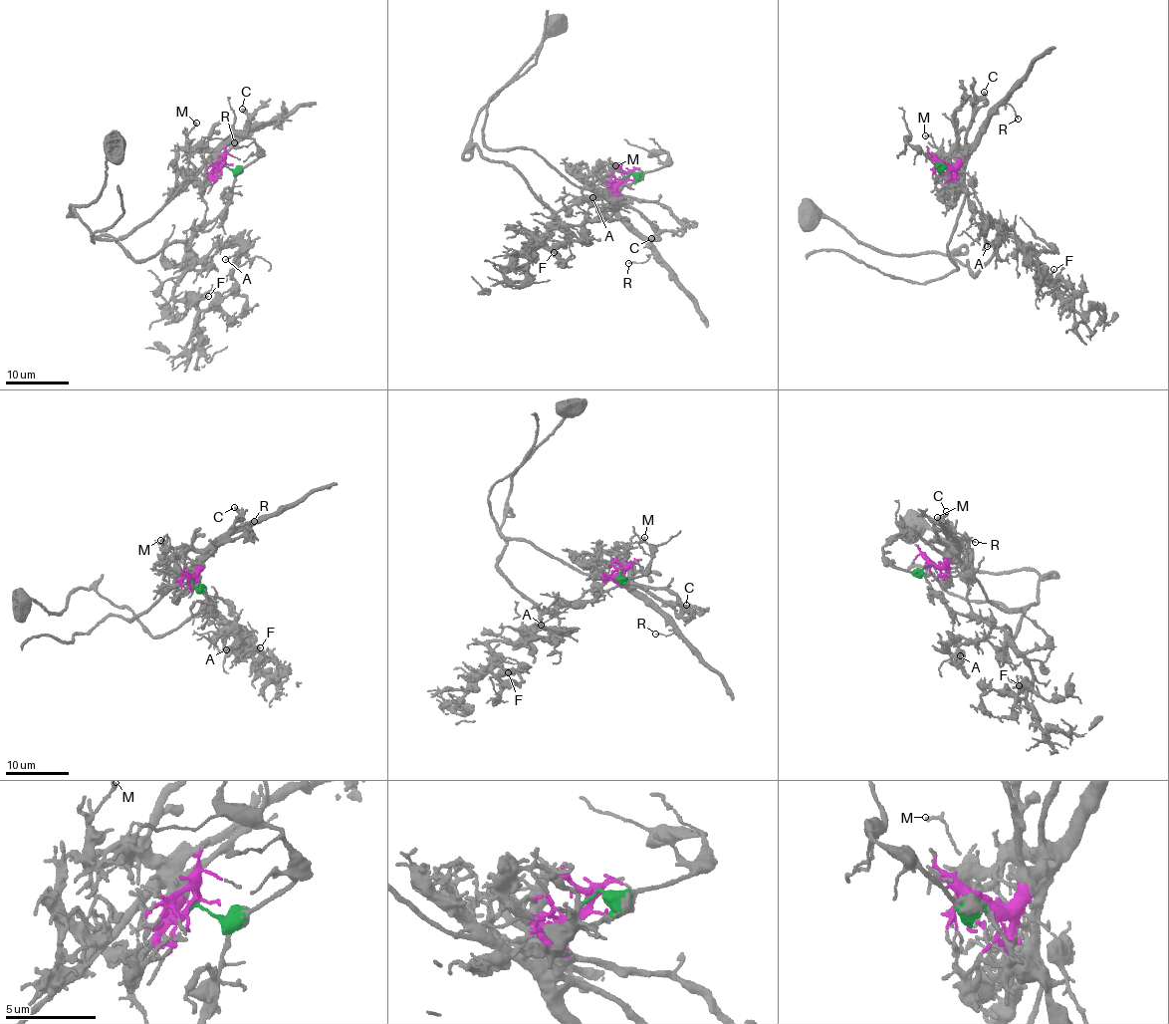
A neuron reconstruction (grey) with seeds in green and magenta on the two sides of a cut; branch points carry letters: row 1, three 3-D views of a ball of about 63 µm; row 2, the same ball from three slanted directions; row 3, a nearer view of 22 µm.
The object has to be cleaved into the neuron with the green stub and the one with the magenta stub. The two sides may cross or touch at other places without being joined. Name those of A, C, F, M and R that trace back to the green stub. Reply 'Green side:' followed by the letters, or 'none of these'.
Green side: A, F

